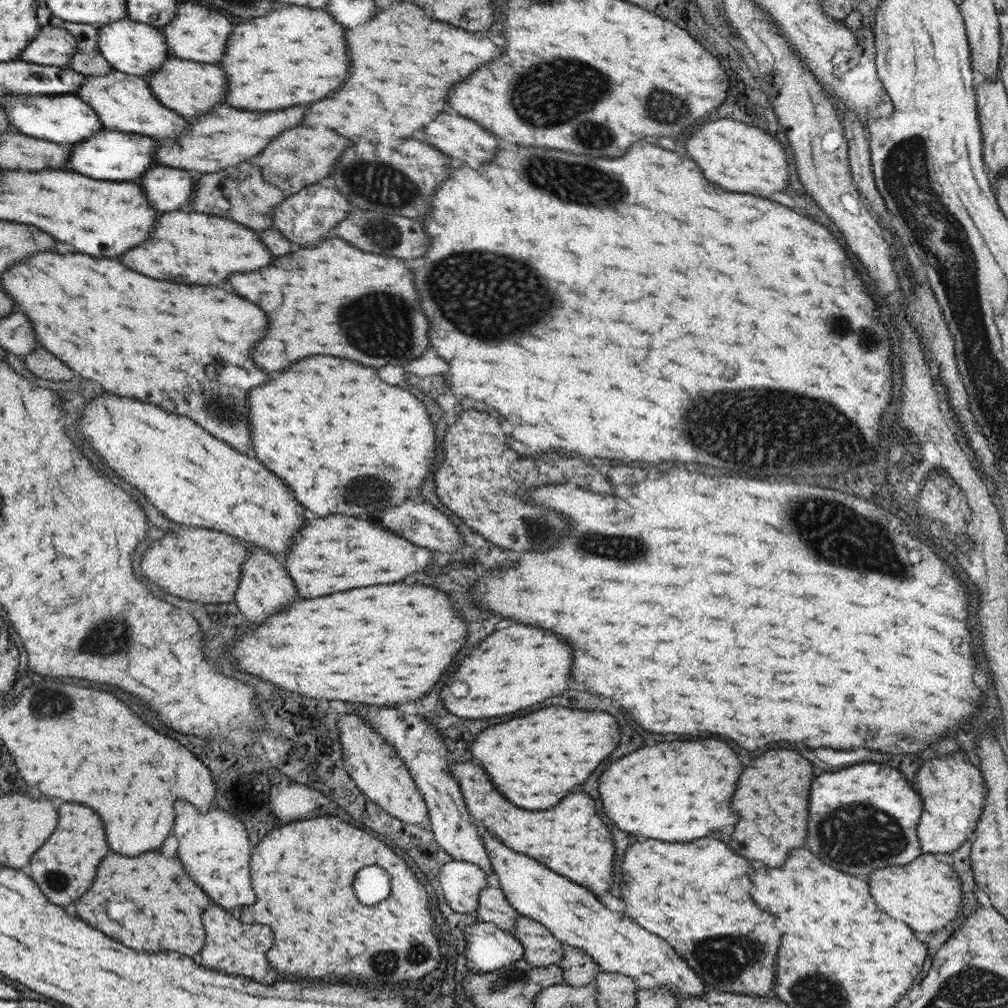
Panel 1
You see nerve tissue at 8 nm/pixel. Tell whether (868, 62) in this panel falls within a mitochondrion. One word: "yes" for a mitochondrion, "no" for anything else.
no

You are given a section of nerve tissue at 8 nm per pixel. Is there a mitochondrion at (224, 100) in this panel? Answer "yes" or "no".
no

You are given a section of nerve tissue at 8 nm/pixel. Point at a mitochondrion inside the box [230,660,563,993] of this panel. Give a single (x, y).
(421, 956)

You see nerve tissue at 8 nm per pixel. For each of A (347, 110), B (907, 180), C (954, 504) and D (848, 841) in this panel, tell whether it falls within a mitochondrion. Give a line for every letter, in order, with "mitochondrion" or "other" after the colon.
A: other
B: mitochondrion
C: mitochondrion
D: mitochondrion

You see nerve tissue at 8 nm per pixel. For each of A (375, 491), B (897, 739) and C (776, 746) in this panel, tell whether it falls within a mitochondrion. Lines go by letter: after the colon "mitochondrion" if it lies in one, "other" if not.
A: mitochondrion
B: mitochondrion
C: other

